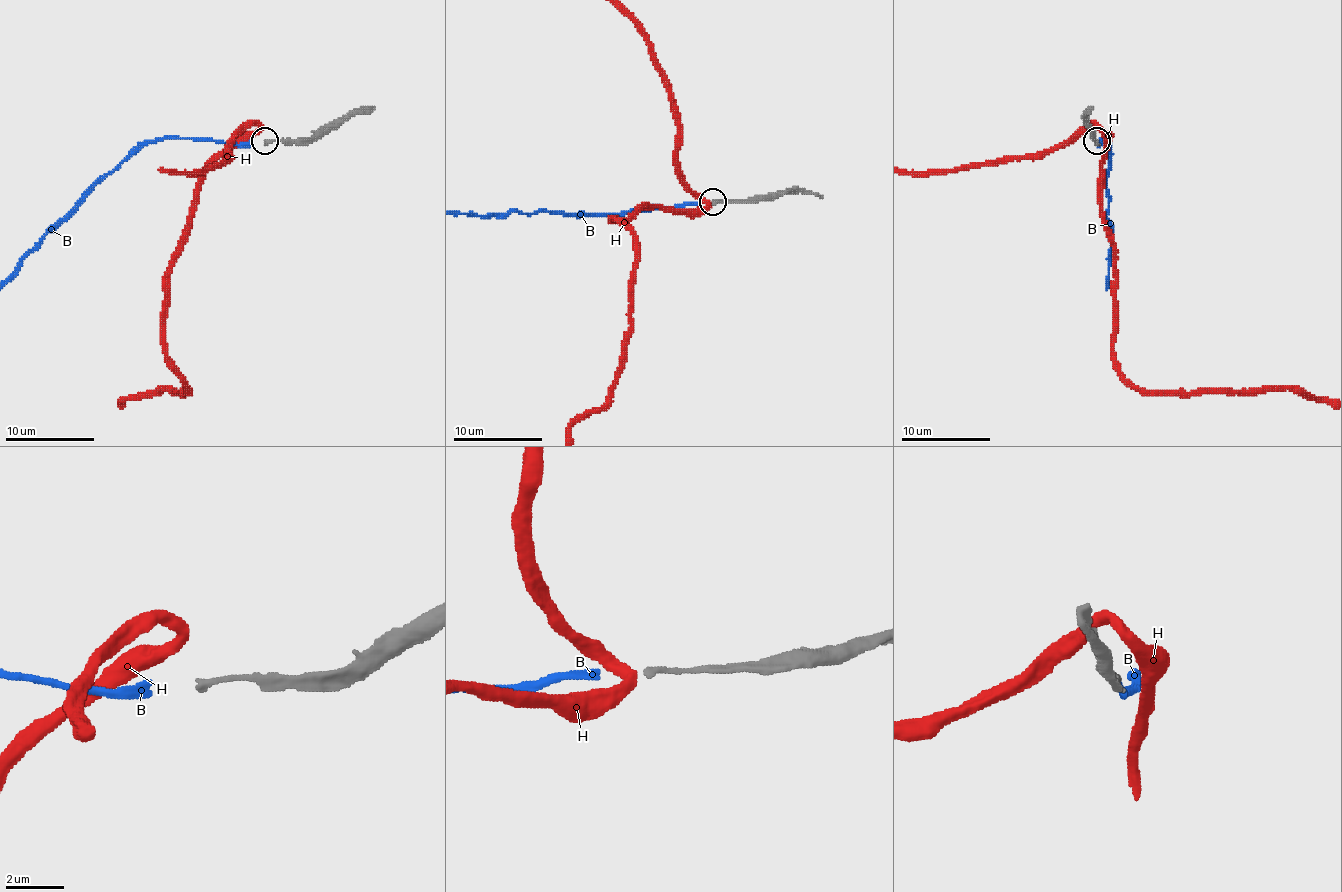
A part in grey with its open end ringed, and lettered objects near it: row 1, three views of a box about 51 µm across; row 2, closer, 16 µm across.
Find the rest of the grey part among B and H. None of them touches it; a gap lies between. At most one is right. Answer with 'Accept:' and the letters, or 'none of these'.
Accept: B

